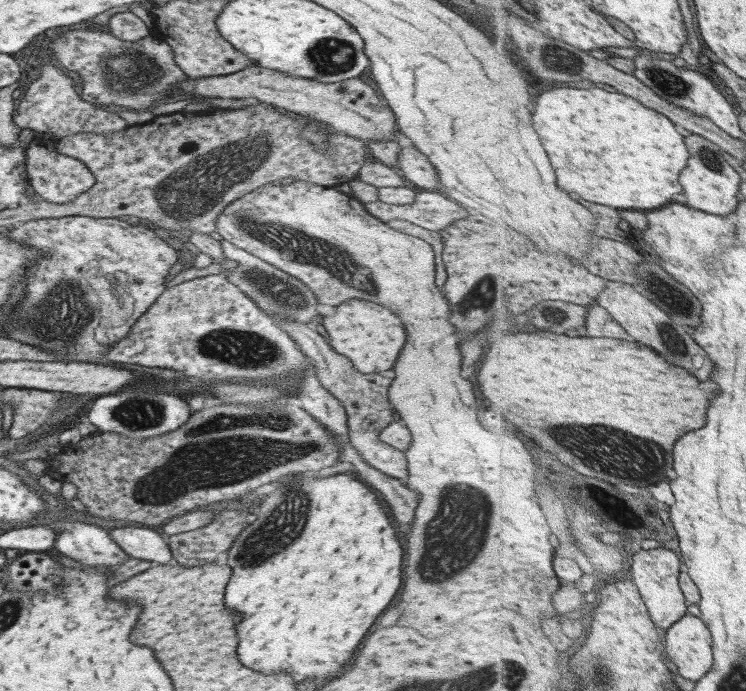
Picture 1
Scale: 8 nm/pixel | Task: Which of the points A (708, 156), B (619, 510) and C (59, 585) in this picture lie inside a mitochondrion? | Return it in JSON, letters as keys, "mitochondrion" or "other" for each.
{"A":"mitochondrion","B":"other","C":"other"}

